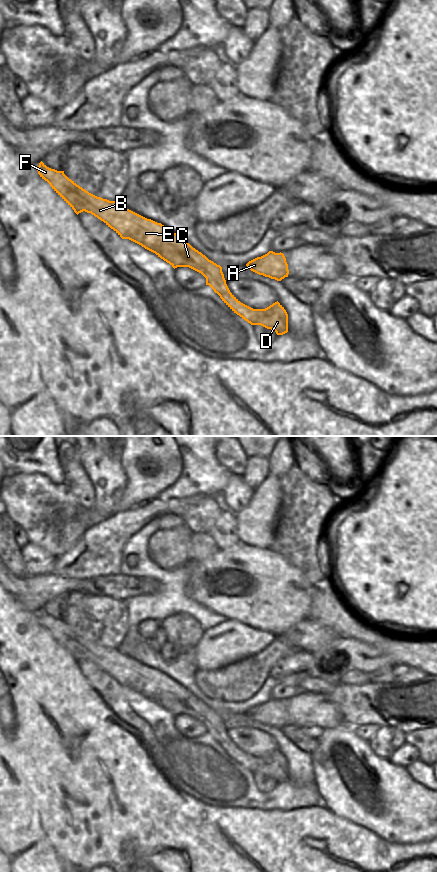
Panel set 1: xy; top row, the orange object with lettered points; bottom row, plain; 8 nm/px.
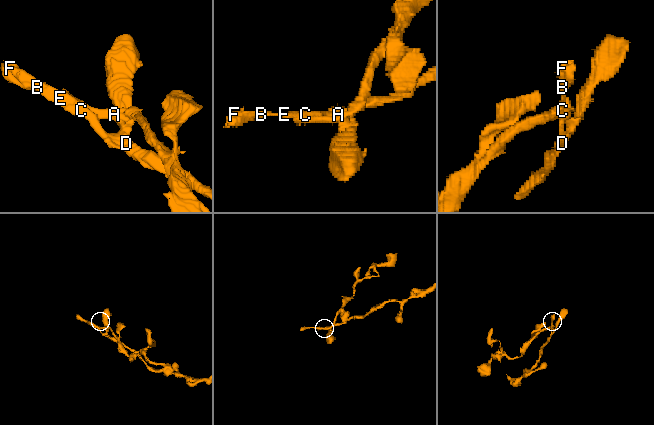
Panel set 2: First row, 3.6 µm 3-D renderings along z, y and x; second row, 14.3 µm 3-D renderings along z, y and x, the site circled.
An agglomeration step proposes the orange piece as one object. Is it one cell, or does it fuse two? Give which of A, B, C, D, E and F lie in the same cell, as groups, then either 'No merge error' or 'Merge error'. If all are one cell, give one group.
Groups: A / B C D E F. Merge error

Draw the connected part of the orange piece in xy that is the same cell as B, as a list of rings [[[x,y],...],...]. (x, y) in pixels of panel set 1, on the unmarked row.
[[[42,609],[37,619],[77,663],[83,659],[91,661],[122,687],[129,687],[155,701],[174,717],[189,715],[201,721],[206,726],[206,733],[209,733],[234,761],[251,773],[261,773],[275,779],[277,783],[288,780],[288,762],[278,749],[265,757],[253,757],[241,751],[230,740],[222,715],[187,693],[161,671],[127,657],[118,649],[109,649],[89,641],[69,627],[64,619],[51,617]]]

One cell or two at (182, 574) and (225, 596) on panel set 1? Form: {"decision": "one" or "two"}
{"decision": "two"}

